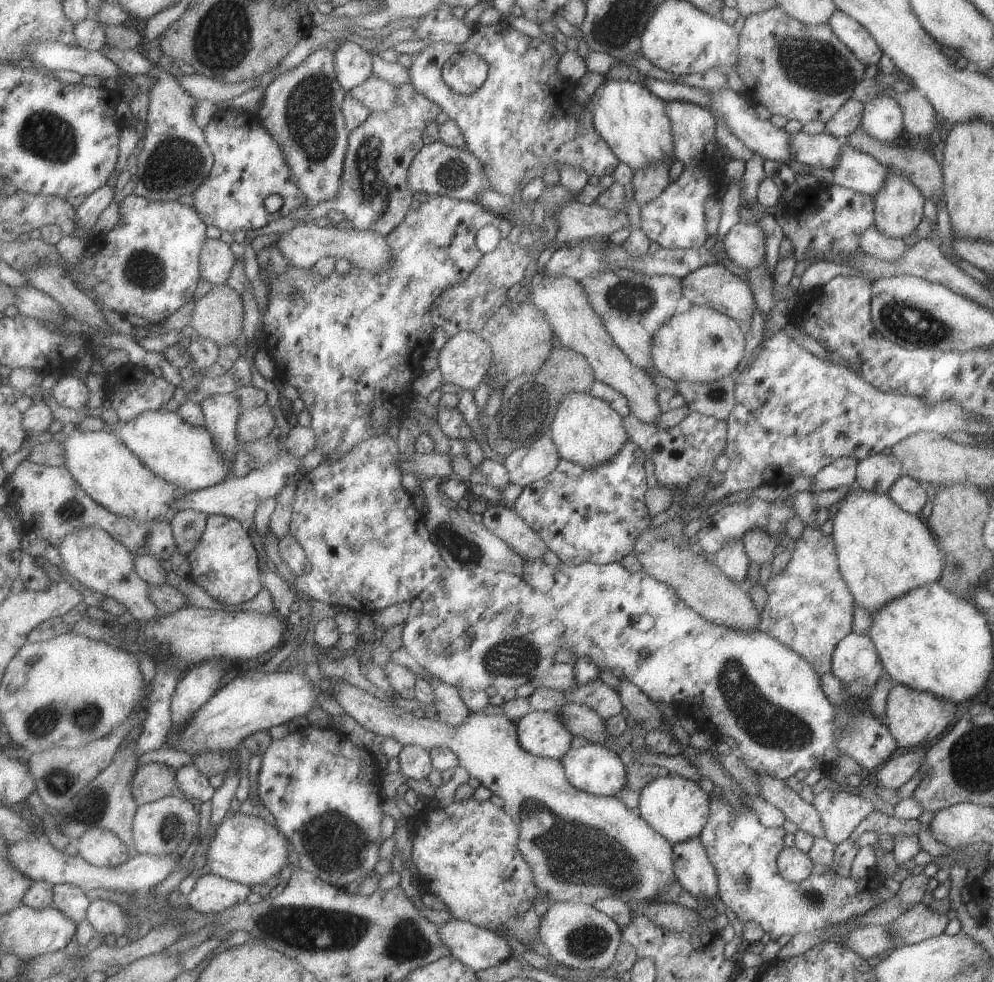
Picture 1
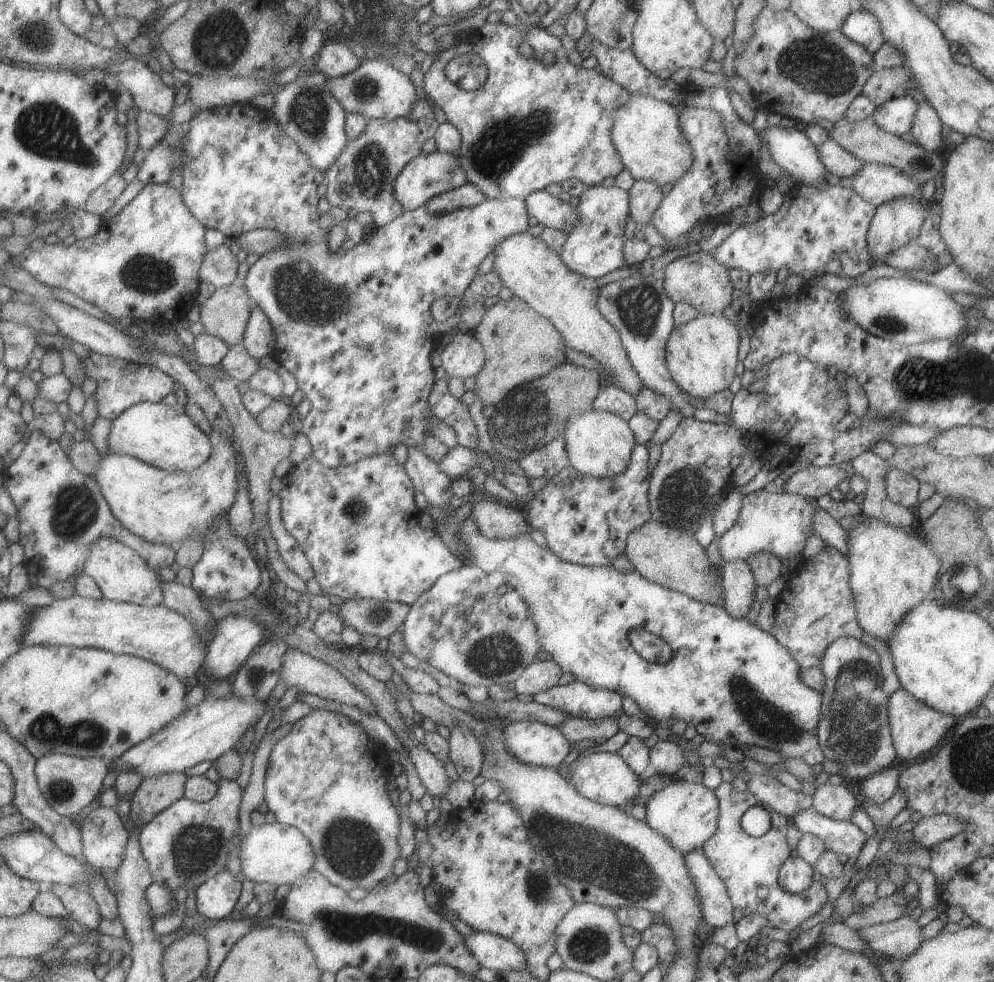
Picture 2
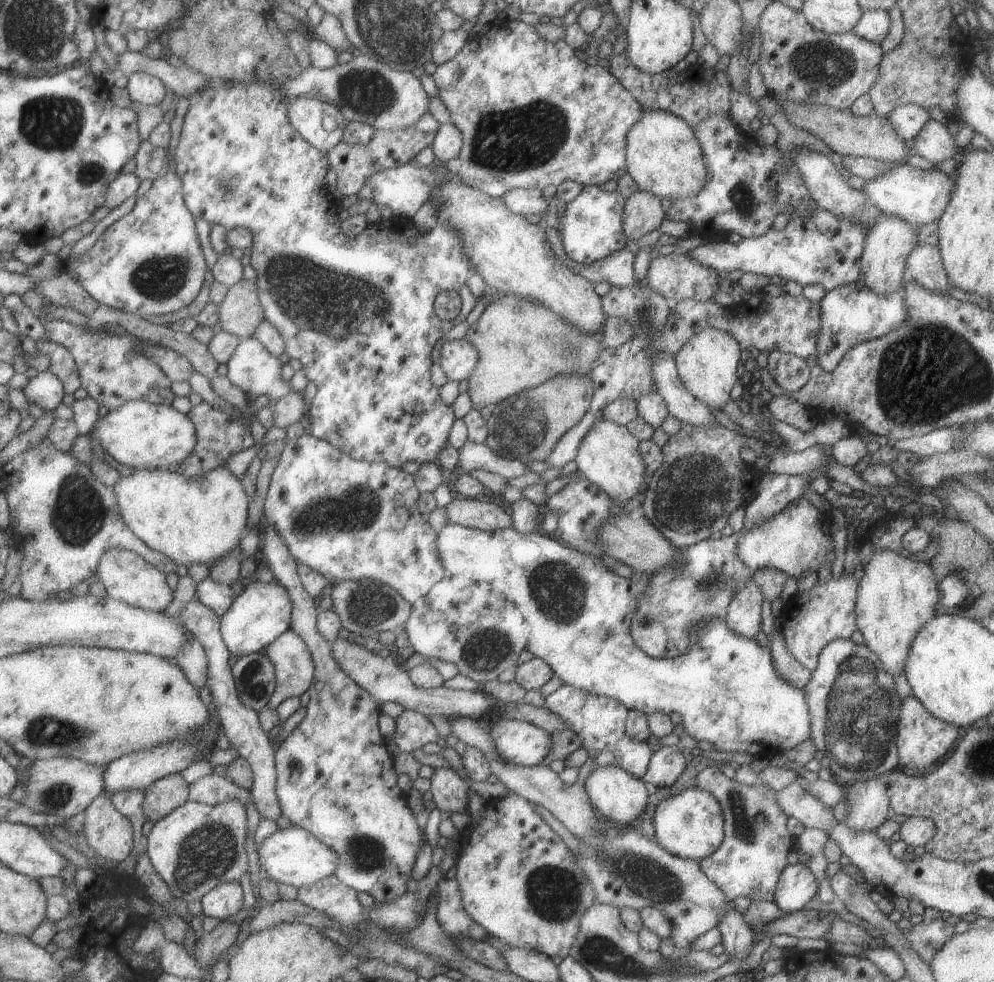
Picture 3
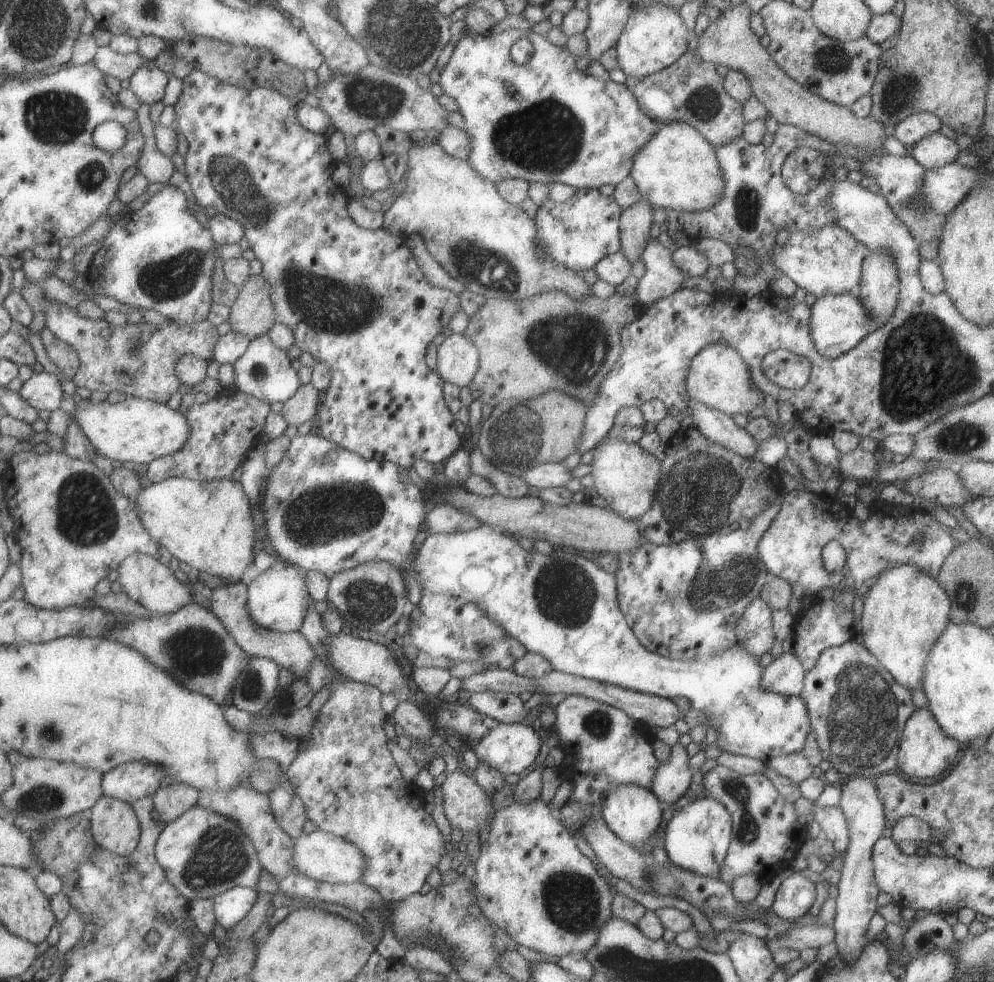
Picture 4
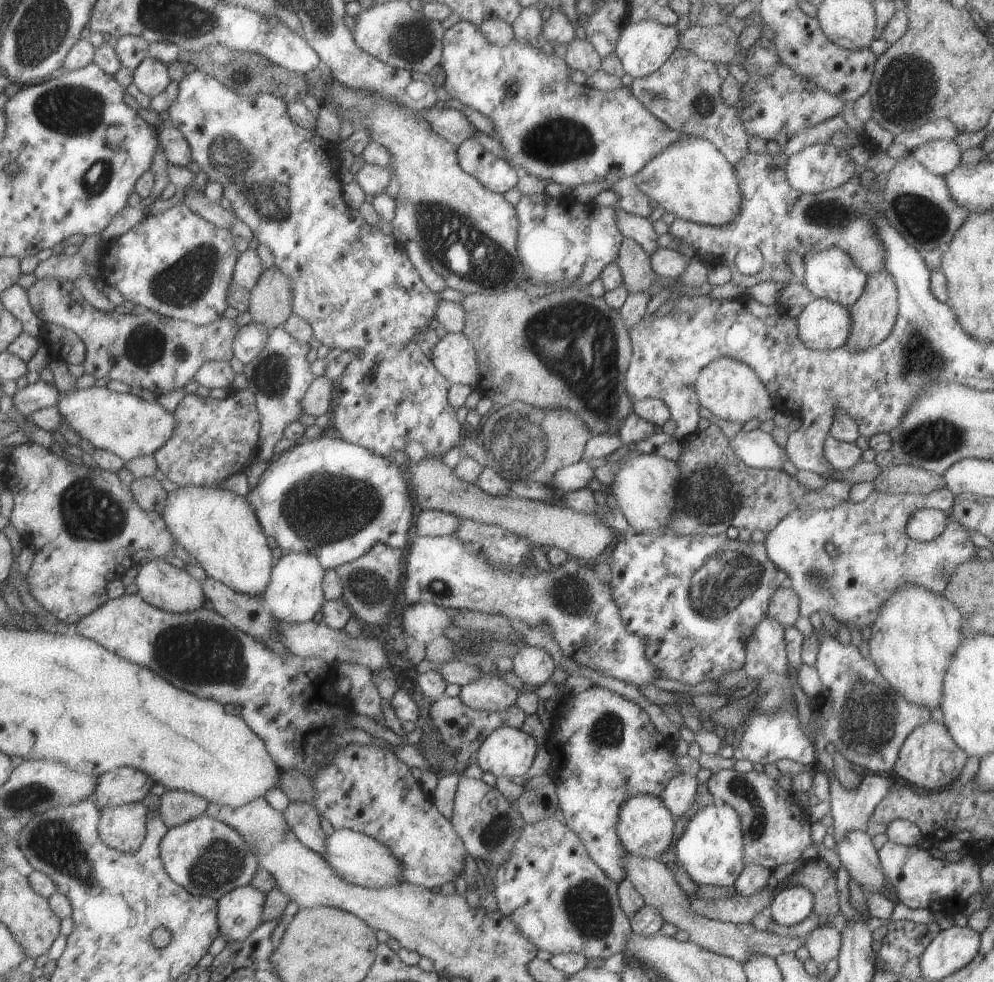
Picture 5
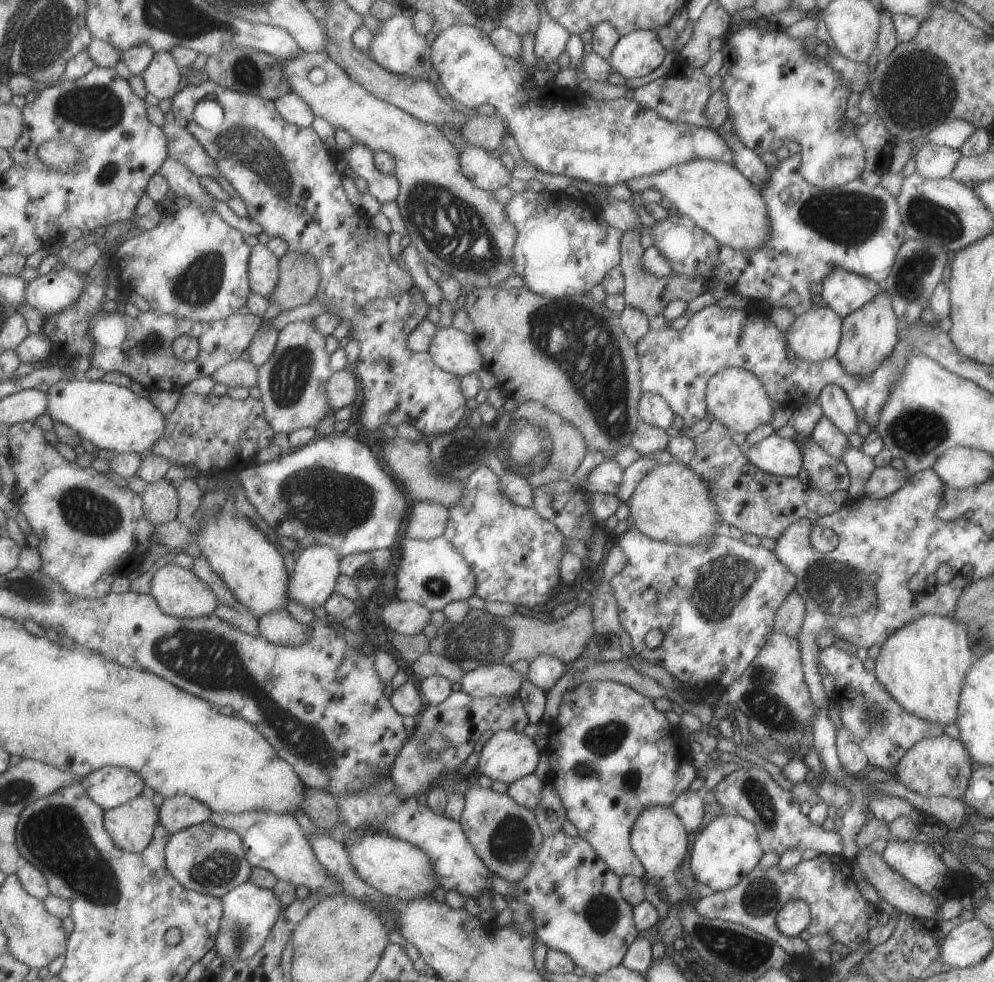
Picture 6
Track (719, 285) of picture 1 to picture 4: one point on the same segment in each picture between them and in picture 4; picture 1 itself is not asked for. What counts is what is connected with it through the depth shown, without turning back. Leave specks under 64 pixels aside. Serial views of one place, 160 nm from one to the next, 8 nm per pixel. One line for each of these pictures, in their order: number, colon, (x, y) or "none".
2: (697, 279)
3: (675, 276)
4: (661, 278)

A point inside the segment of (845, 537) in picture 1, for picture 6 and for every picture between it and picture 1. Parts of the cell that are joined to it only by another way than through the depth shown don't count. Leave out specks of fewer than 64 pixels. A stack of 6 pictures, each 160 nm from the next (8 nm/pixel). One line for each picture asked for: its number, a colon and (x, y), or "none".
2: (891, 571)
3: (896, 596)
4: (905, 611)
5: (916, 633)
6: (922, 665)

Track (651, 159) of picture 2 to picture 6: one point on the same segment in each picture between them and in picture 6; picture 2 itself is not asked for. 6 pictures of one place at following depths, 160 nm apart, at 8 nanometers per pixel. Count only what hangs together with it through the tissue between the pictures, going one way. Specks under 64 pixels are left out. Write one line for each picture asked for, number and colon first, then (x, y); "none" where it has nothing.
3: (663, 157)
4: (677, 168)
5: (691, 179)
6: (716, 196)

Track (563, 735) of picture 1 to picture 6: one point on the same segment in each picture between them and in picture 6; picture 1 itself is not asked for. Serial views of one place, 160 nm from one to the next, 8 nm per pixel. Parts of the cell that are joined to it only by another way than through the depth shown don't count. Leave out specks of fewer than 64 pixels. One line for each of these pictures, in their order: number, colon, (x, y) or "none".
2: (533, 743)
3: (522, 743)
4: (511, 748)
5: (509, 752)
6: (507, 756)

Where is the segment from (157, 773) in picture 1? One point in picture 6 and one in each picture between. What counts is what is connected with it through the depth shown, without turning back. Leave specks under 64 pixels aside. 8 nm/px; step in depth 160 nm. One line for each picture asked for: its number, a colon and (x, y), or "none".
2: (156, 794)
3: (165, 796)
4: (171, 802)
5: (178, 807)
6: (180, 812)

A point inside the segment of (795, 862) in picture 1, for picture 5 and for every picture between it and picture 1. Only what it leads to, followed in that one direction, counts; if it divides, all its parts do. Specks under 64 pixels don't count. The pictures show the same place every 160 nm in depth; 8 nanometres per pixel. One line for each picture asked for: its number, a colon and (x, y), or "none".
2: (794, 875)
3: (796, 886)
4: (795, 894)
5: (792, 904)

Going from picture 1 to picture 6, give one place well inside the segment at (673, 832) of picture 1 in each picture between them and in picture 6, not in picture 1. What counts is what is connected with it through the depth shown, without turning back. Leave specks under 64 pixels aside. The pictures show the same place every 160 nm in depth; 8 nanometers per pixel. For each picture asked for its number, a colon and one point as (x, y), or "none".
2: (686, 814)
3: (689, 825)
4: (697, 837)
5: (710, 850)
6: (726, 849)

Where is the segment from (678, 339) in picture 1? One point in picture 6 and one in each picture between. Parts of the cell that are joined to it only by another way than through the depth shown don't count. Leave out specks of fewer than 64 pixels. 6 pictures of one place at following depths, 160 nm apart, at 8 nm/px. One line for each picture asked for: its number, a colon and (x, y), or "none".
2: (701, 354)
3: (707, 362)
4: (717, 377)
5: (730, 390)
6: (735, 397)

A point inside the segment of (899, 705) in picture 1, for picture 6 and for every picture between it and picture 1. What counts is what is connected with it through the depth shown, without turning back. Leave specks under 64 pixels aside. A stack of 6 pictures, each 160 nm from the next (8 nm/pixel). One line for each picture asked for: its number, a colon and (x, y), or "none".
2: (916, 730)
3: (922, 741)
4: (925, 753)
5: (917, 765)
6: (924, 769)

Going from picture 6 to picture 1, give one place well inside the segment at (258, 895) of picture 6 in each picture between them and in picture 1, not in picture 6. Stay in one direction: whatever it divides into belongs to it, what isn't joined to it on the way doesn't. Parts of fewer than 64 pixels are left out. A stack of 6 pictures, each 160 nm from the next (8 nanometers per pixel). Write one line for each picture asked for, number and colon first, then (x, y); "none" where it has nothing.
1: (212, 893)
2: (216, 899)
3: (226, 900)
4: (231, 907)
5: (241, 911)

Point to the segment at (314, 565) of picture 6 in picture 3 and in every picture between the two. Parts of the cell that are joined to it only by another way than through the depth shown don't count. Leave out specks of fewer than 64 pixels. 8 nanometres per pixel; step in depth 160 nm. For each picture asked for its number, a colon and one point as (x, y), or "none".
3: (263, 612)
4: (280, 598)
5: (296, 594)

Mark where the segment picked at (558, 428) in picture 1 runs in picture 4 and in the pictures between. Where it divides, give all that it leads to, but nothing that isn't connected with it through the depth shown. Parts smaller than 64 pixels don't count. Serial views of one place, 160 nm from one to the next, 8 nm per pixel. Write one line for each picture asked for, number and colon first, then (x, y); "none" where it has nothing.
2: (600, 443)
3: (610, 456)
4: (625, 476)

